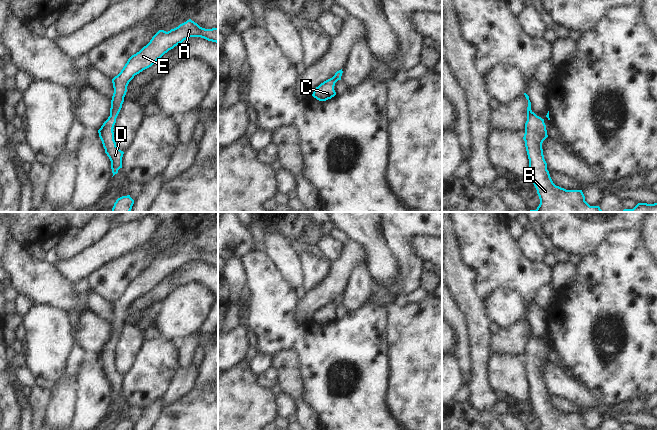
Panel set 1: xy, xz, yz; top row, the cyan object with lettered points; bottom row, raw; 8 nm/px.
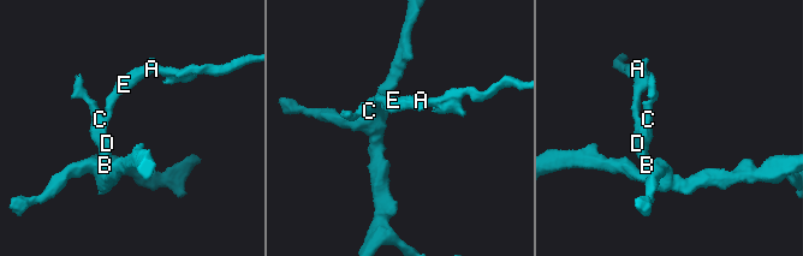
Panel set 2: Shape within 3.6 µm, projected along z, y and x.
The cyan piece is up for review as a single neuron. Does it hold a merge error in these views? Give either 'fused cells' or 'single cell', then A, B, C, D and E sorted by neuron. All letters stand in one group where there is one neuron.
single cell; groups A B C D E

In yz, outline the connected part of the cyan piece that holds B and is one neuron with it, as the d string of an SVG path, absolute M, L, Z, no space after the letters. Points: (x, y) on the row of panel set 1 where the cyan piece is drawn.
M524 93L528 100L527 107L527 121L525 123L524 141L525 147L529 159L530 178L537 190L537 194L540 199L540 204L536 210L530 210L531 212L604 212L599 206L590 206L585 201L585 196L582 190L566 190L559 186L556 186L547 170L547 163L544 159L542 143L548 137L546 125L544 119L537 116L531 110L531 102L529 96Z

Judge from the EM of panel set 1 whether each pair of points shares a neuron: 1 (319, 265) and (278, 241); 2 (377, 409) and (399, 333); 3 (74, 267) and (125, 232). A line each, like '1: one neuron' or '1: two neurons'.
1: two neurons
2: two neurons
3: one neuron

